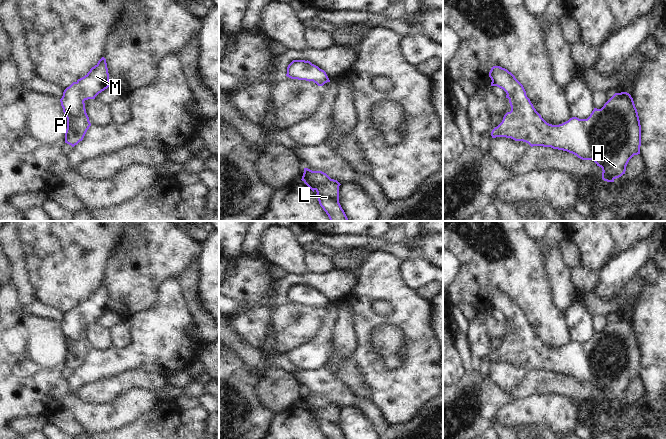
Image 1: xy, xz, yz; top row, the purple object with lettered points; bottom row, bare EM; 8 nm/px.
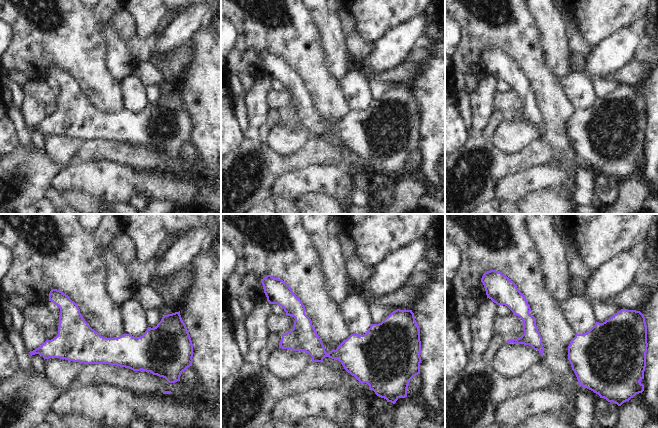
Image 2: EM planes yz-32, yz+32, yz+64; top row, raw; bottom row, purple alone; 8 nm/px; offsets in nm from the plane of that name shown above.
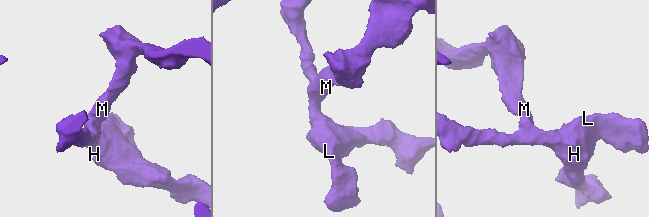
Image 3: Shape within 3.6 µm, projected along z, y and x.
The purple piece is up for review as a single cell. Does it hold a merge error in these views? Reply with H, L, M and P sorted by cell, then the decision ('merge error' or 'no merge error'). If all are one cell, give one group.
groups H L M P; no merge error

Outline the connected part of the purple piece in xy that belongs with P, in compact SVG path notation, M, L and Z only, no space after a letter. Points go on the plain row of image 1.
M102 281L84 301L73 306L64 314L60 326L67 342L65 367L74 371L83 364L91 350L84 325L95 323L108 311L109 297L106 283Z

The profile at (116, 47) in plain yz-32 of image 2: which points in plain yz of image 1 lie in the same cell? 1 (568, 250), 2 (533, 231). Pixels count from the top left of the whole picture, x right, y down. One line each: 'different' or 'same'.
1: different
2: same

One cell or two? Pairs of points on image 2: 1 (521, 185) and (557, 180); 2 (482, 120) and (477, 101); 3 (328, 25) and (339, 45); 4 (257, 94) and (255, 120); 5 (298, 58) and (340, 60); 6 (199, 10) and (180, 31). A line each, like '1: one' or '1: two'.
1: one
2: one
3: one
4: one
5: two
6: one

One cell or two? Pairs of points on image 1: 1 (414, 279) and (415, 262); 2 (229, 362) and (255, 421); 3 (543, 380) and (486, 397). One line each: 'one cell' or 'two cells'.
1: one cell
2: one cell
3: one cell

